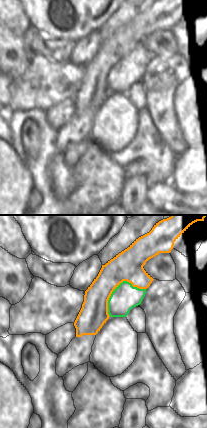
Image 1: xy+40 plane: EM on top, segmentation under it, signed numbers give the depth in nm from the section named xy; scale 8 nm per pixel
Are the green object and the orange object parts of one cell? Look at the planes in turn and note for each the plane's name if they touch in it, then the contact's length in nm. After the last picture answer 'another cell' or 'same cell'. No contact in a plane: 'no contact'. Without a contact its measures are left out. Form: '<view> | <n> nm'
xy+40 | 380 nm

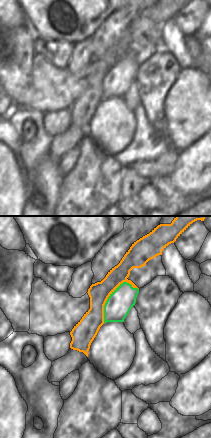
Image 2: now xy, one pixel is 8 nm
xy | 400 nm

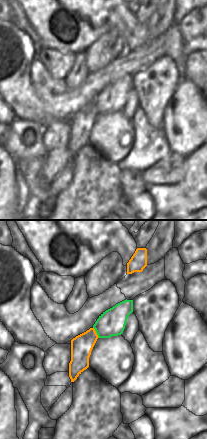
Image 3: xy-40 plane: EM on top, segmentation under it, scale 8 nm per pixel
xy-40 | 100 nm

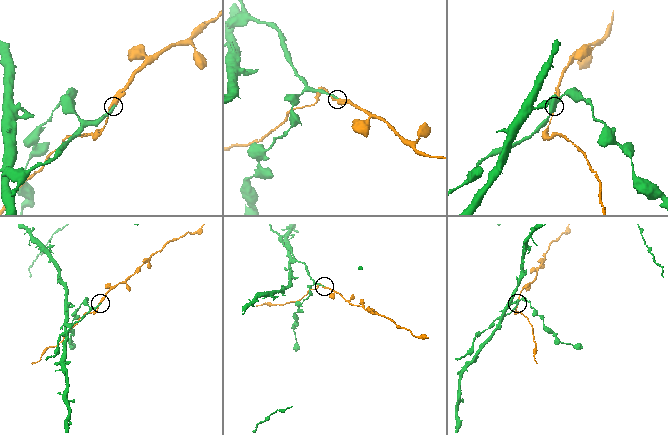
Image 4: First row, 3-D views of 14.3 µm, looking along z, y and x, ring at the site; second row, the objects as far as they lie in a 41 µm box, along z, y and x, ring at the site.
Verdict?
another cell

